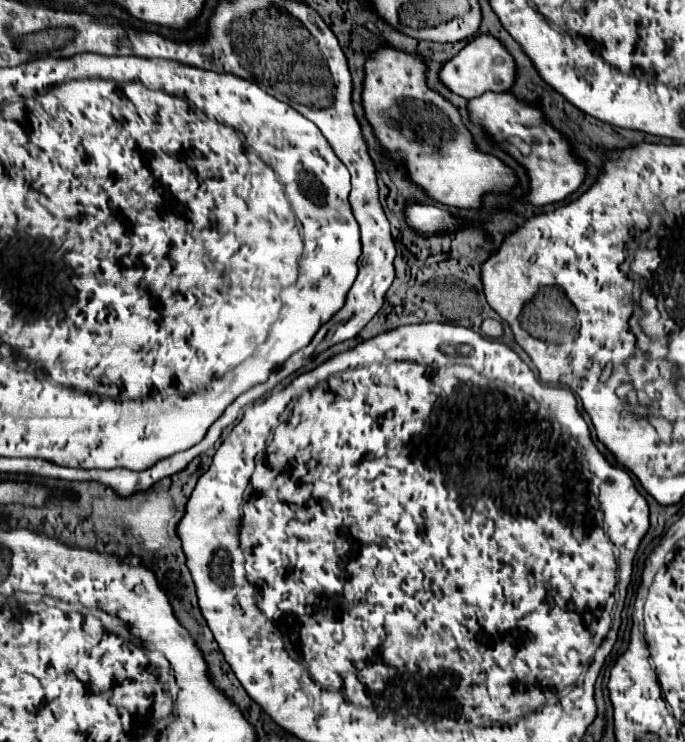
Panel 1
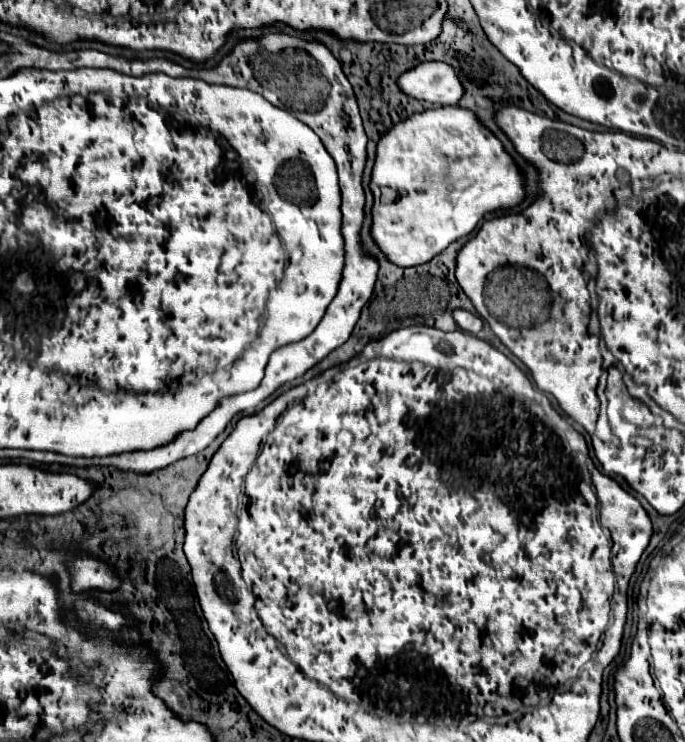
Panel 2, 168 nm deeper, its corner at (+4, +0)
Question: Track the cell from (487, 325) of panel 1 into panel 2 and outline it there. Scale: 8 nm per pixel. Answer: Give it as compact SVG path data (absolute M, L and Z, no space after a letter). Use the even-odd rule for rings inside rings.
M454 309L452 311L452 319L454 319L454 323L458 325L460 331L476 335L482 329L482 319L472 315L472 313L468 313L466 309Z

